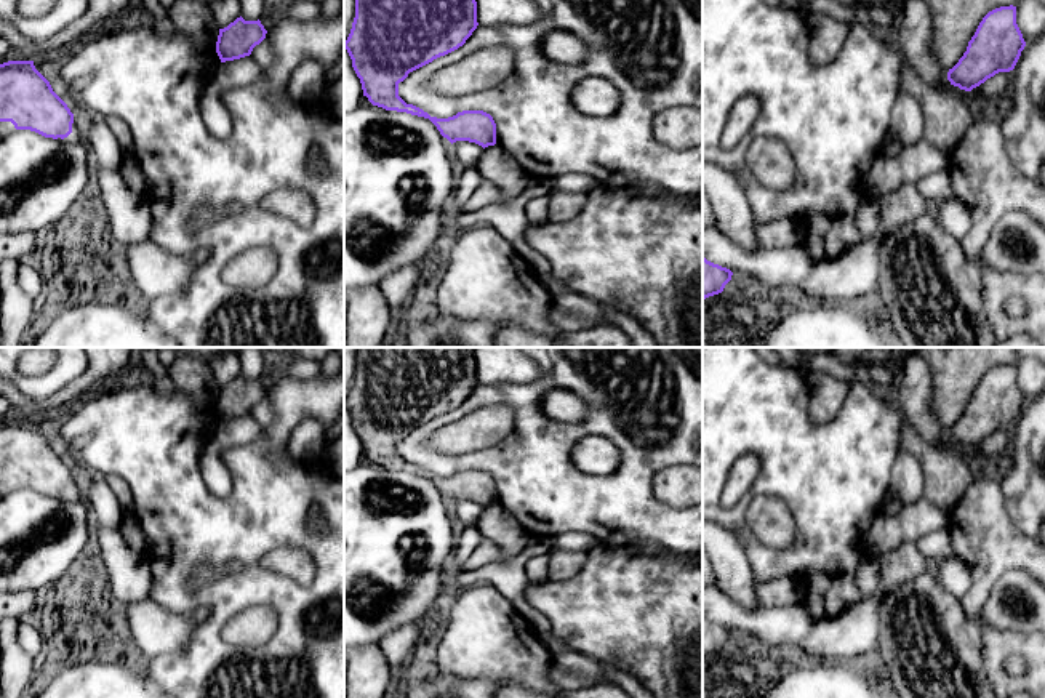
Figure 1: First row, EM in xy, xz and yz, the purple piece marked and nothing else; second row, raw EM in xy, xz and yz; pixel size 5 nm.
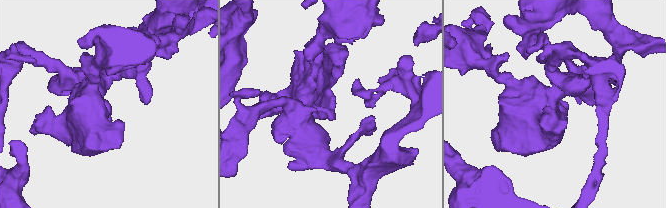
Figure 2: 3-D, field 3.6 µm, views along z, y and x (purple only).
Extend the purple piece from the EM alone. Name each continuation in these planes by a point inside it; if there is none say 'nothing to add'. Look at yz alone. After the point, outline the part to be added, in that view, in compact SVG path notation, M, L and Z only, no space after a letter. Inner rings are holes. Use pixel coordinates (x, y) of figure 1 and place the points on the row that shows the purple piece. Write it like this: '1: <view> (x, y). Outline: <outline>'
nothing to add

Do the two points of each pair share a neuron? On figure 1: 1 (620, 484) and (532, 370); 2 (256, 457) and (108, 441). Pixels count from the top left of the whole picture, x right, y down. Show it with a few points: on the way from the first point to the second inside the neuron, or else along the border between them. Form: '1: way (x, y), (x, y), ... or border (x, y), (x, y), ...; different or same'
1: border (541, 369), (535, 380), (501, 385); different
2: way (234, 498), (229, 503), (192, 503), (149, 460); same

